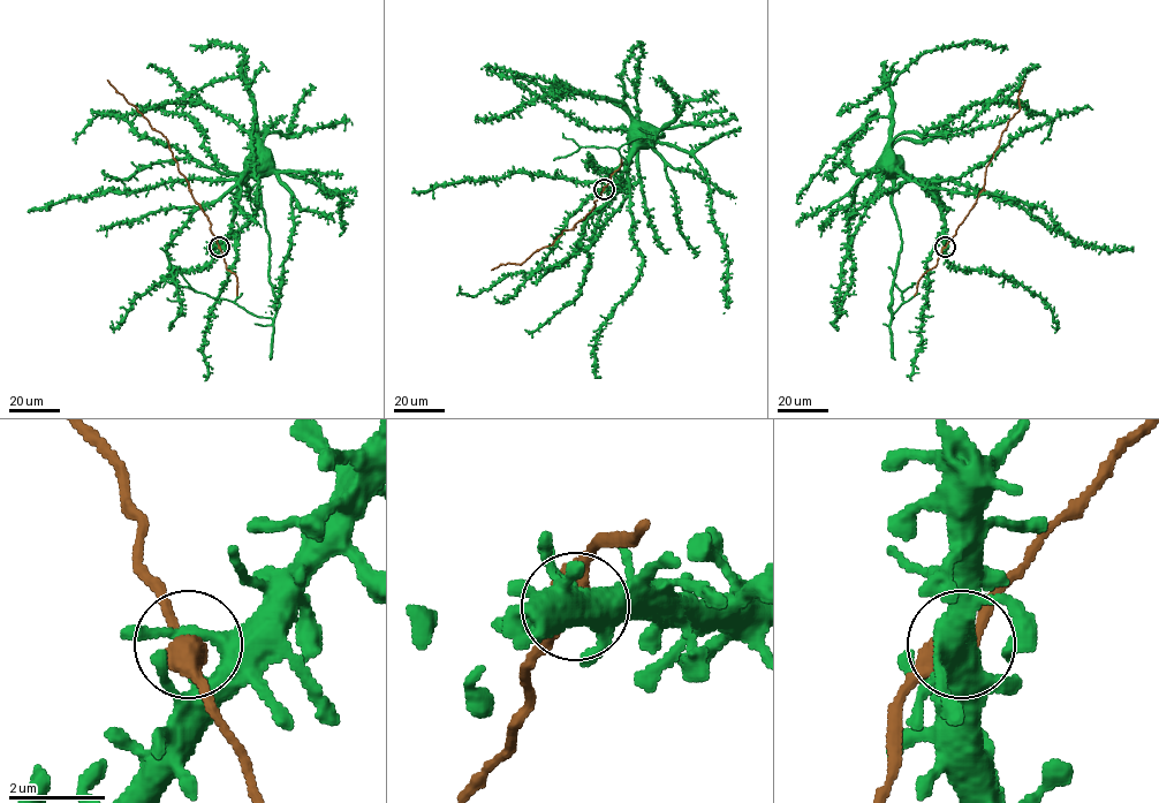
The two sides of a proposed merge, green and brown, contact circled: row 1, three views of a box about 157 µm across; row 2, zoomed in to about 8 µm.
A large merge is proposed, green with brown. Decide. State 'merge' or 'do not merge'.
merge

